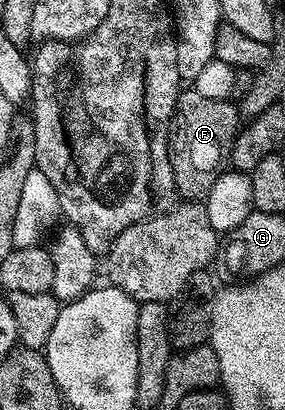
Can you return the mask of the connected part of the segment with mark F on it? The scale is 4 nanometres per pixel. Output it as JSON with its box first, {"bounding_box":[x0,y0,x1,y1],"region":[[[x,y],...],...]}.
{"bounding_box":[167,89,240,200],"region":[[[193,89],[180,90],[167,134],[167,152],[175,174],[175,190],[180,196],[184,195],[184,200],[206,200],[213,181],[217,181],[224,170],[231,144],[240,130],[239,108],[231,99],[201,97],[201,93]]]}

